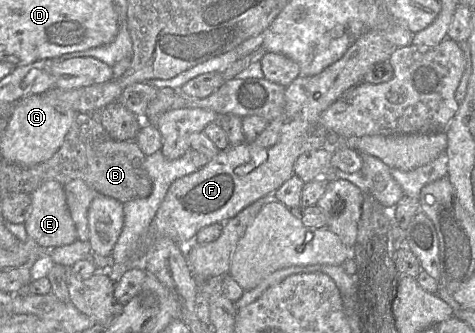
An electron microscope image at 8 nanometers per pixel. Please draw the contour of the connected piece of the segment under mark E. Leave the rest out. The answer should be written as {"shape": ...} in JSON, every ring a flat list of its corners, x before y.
{"shape":[[49,180,30,196,31,210,24,222,30,240,45,248,62,247,77,240,61,183]]}

